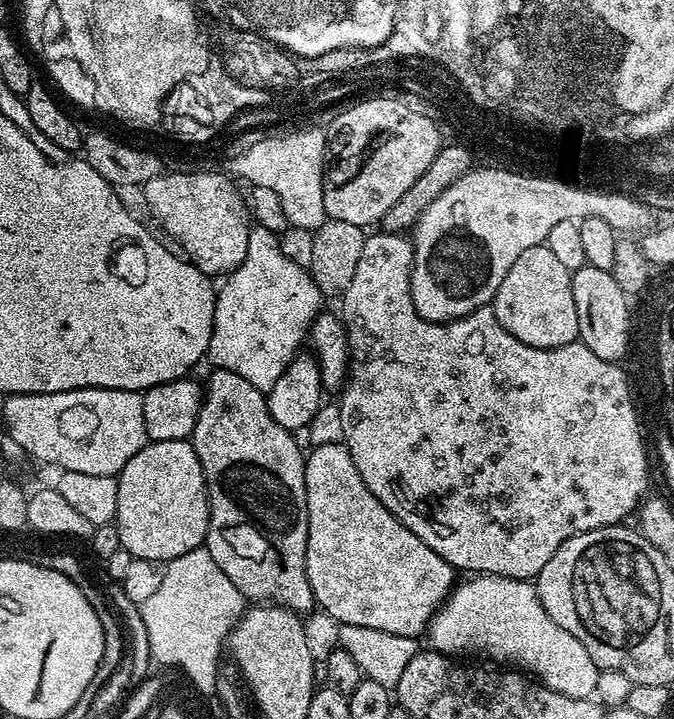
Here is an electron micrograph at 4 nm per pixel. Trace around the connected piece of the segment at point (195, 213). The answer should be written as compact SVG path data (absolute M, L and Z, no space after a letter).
M209 170L202 178L176 178L173 174L170 178L154 182L152 197L154 198L154 211L160 212L164 223L169 226L170 234L176 243L183 249L185 257L205 277L227 277L238 266L242 266L242 258L246 258L246 242L250 242L250 230L254 227L250 219L250 208L246 203L246 196L239 192L233 181L223 171Z

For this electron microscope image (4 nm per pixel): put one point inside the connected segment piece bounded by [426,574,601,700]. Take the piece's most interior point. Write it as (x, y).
(502, 617)

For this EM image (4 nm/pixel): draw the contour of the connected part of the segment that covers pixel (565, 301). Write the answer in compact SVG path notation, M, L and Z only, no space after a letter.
M547 246L531 248L518 257L518 262L506 270L506 278L502 278L490 307L500 325L526 346L561 348L577 343L580 335L572 277Z

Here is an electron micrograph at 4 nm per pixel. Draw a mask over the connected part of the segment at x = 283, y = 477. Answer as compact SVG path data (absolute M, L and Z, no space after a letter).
M216 368L213 376L209 378L208 384L204 388L204 402L200 406L198 422L194 426L190 442L198 454L198 462L202 462L204 471L204 481L208 487L208 539L206 547L210 558L218 562L218 570L234 582L234 586L244 595L245 601L263 602L274 604L281 608L287 608L289 612L305 614L314 608L316 599L310 590L310 582L306 574L306 542L308 541L308 507L306 506L306 478L304 477L304 461L306 459L305 449L300 449L300 444L295 440L293 433L289 429L278 426L268 409L268 397L265 393L250 386L246 378L241 378L239 374L230 374L230 370Z

